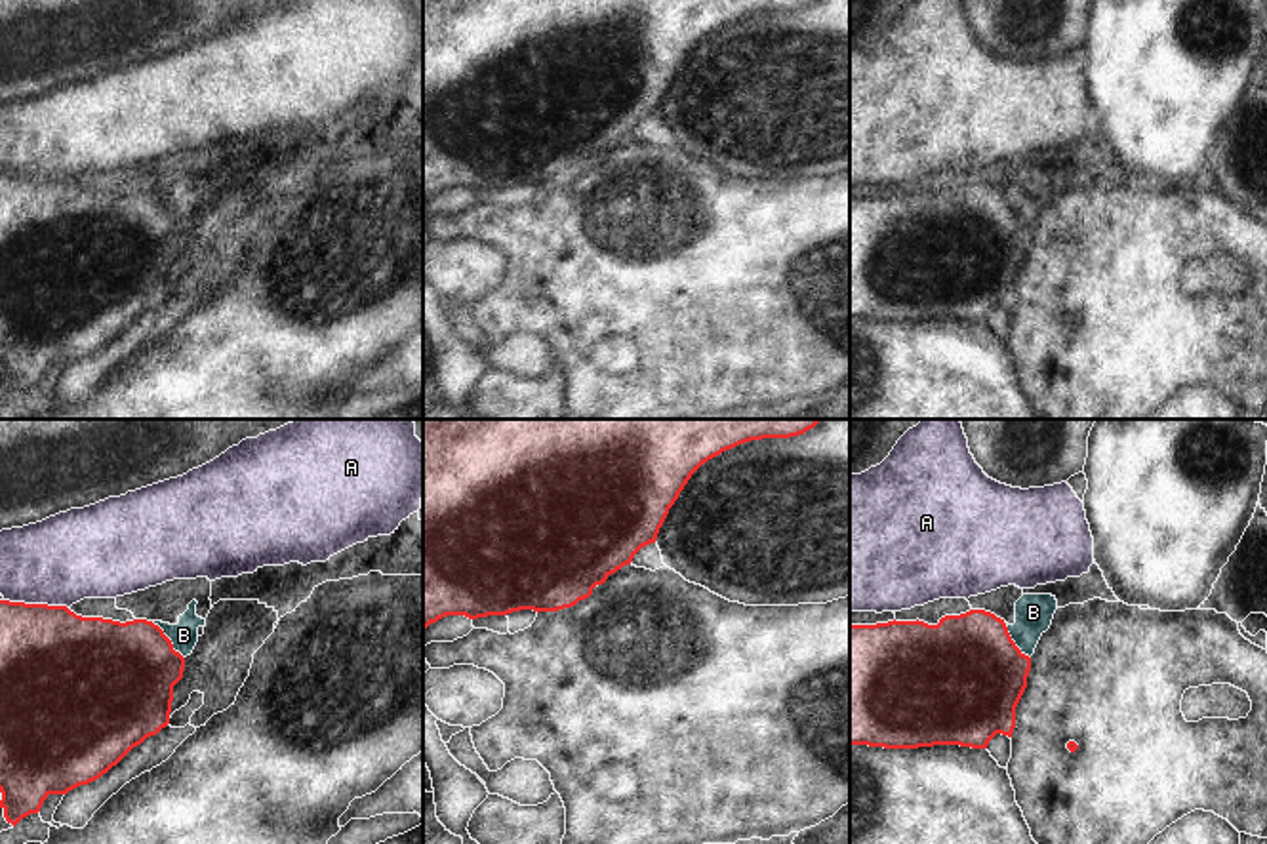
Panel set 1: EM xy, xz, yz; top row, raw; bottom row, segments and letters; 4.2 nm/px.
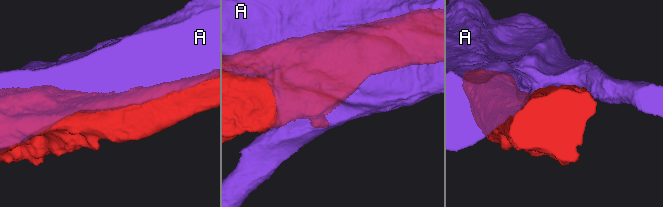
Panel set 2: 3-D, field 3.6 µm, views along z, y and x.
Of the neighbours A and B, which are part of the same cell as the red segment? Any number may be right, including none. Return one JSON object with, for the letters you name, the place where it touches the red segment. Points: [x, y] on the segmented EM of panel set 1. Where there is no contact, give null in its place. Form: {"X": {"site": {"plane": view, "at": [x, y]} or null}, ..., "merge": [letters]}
{"B": {"site": {"plane": "xy", "at": [168, 639]}}, "merge": ["B"]}

